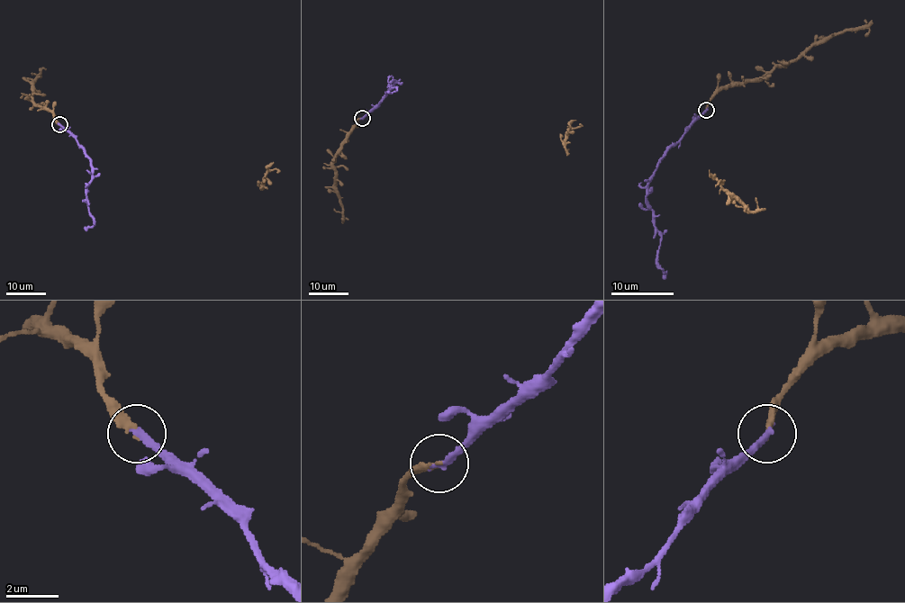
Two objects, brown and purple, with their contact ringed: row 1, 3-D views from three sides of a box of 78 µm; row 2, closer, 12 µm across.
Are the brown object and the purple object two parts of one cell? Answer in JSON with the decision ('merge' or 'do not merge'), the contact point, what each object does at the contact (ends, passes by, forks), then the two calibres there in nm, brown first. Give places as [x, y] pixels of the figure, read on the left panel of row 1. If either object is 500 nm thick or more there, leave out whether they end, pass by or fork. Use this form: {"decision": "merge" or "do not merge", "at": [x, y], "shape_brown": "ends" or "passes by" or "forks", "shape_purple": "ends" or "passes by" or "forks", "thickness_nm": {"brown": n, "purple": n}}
{"decision": "merge", "at": [59, 124], "shape_brown": "ends", "shape_purple": "ends", "thickness_nm": {"brown": 200, "purple": 280}}

